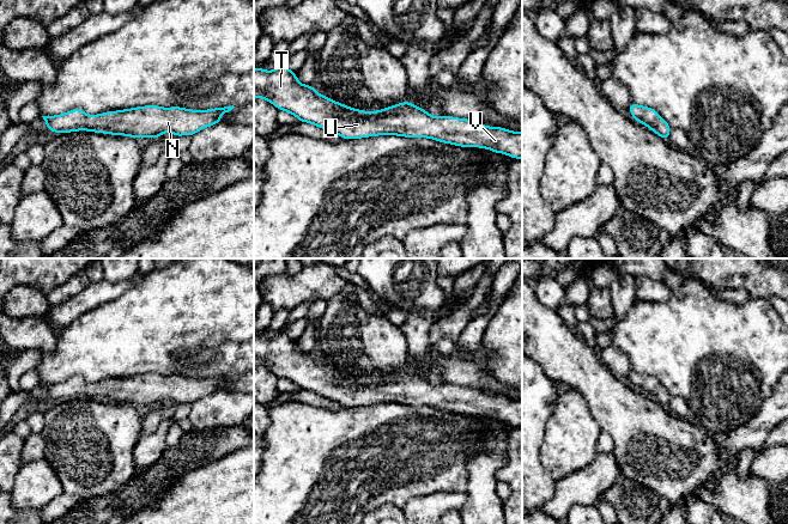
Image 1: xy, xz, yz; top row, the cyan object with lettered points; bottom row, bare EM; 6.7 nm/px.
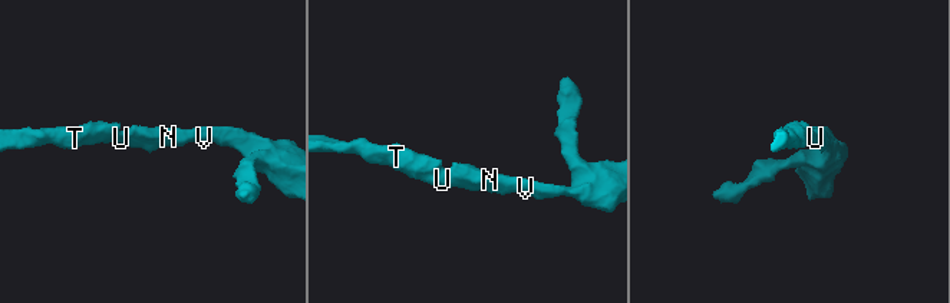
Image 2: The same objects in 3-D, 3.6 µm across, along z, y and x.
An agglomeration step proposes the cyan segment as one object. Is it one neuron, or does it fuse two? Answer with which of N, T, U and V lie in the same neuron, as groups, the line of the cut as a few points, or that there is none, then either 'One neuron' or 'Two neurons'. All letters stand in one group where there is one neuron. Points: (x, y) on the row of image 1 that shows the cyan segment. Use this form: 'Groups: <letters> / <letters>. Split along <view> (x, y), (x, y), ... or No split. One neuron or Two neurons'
Groups: N T U V. No split. One neuron

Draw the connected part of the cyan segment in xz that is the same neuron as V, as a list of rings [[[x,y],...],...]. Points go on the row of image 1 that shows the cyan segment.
[[[280,65],[267,72],[254,68],[254,98],[265,98],[301,122],[337,133],[343,139],[371,135],[430,138],[462,147],[481,147],[522,159],[522,133],[486,127],[479,121],[453,116],[432,117],[408,100],[374,112],[362,111],[322,96],[302,85],[296,74]]]

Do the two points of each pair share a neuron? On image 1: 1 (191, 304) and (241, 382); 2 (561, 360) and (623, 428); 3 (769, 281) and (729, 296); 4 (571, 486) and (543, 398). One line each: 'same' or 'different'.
1: different
2: same
3: different
4: different

